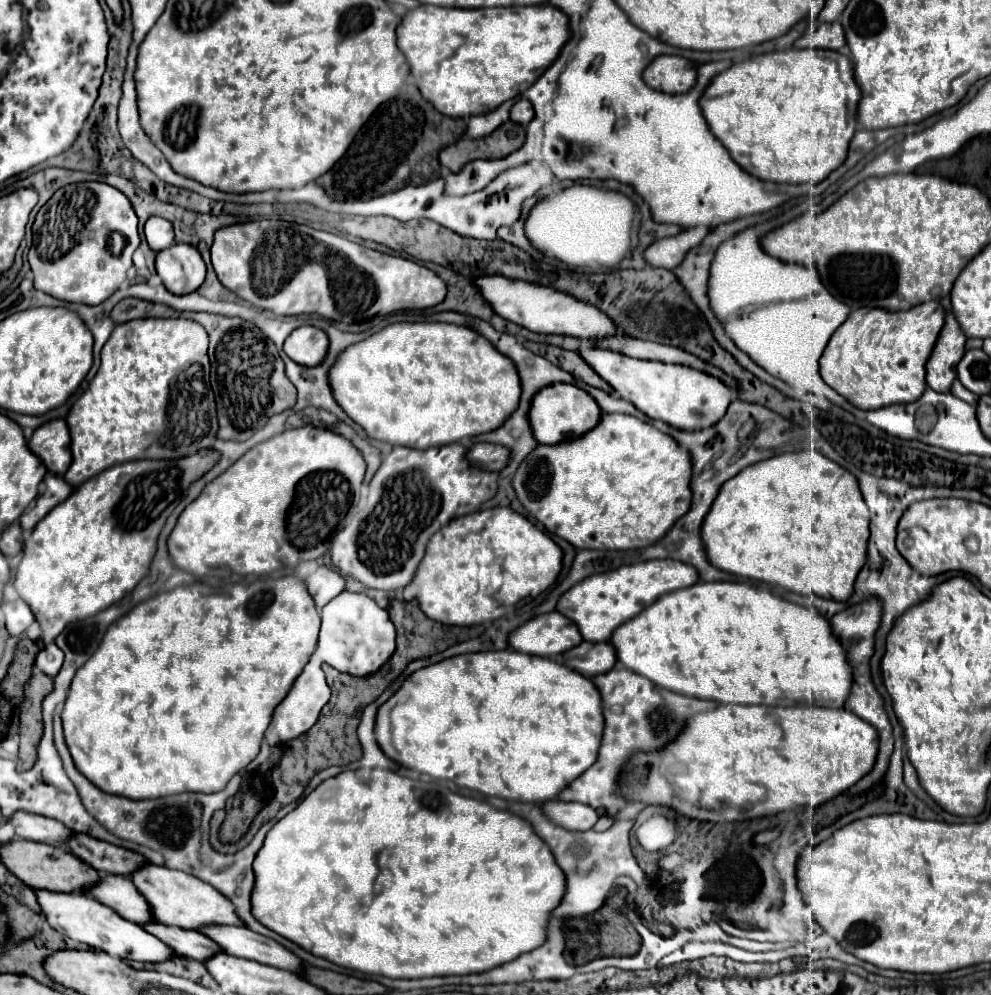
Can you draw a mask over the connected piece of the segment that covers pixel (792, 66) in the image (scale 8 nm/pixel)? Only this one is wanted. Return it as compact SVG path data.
M789 48L759 54L723 70L705 88L699 106L715 138L751 176L787 184L819 184L847 156L849 140L857 126L859 96L847 56L835 50Z

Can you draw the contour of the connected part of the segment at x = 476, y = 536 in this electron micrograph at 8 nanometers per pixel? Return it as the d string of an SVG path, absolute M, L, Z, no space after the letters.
M508 507L480 509L477 512L471 512L471 514L463 516L463 518L451 520L447 526L443 526L439 532L435 532L431 536L431 540L427 544L427 550L425 550L425 556L423 556L423 560L421 560L421 564L419 564L413 580L411 580L411 584L407 584L403 590L403 600L407 602L417 600L419 602L419 608L425 612L425 616L431 618L431 620L439 620L441 624L449 624L449 626L477 626L477 624L491 622L491 620L497 620L497 618L507 616L525 598L537 598L543 590L547 590L555 582L559 570L561 570L561 548L545 532L541 532L535 524L531 524L525 516L517 514L515 510Z

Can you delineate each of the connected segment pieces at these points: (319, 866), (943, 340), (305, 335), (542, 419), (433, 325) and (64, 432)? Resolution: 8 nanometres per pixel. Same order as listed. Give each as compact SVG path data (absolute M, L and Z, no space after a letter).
M345 770L321 782L303 802L281 818L265 836L261 852L253 862L255 886L251 892L251 914L269 930L291 940L313 956L325 958L337 966L377 974L387 978L427 978L451 974L487 972L499 964L515 960L523 952L535 950L545 942L545 924L549 912L563 896L563 870L555 864L551 850L533 832L531 824L519 816L497 810L487 802L461 796L439 782L421 782L403 778L393 770Z
M953 314L945 316L945 326L927 362L927 384L935 392L949 392L953 380L957 378L957 364L965 354L967 336L961 332Z
M301 326L301 328L295 328L287 336L287 340L283 344L283 352L293 362L311 366L311 364L319 364L323 360L327 346L329 346L329 340L323 330L313 328L313 326Z
M549 384L533 396L527 418L531 432L539 444L559 444L591 430L601 418L601 408L595 404L595 400L591 400L585 390L573 384Z
M395 322L385 326L339 352L327 372L327 382L335 402L369 438L419 450L491 432L519 404L519 378L511 360L491 348L475 330L445 322Z
M61 418L39 426L29 440L31 452L45 464L49 472L59 476L63 476L71 464L69 444L69 430Z

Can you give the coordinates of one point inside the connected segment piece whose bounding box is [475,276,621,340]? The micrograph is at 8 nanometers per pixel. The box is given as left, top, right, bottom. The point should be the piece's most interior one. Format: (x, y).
(539, 309)

